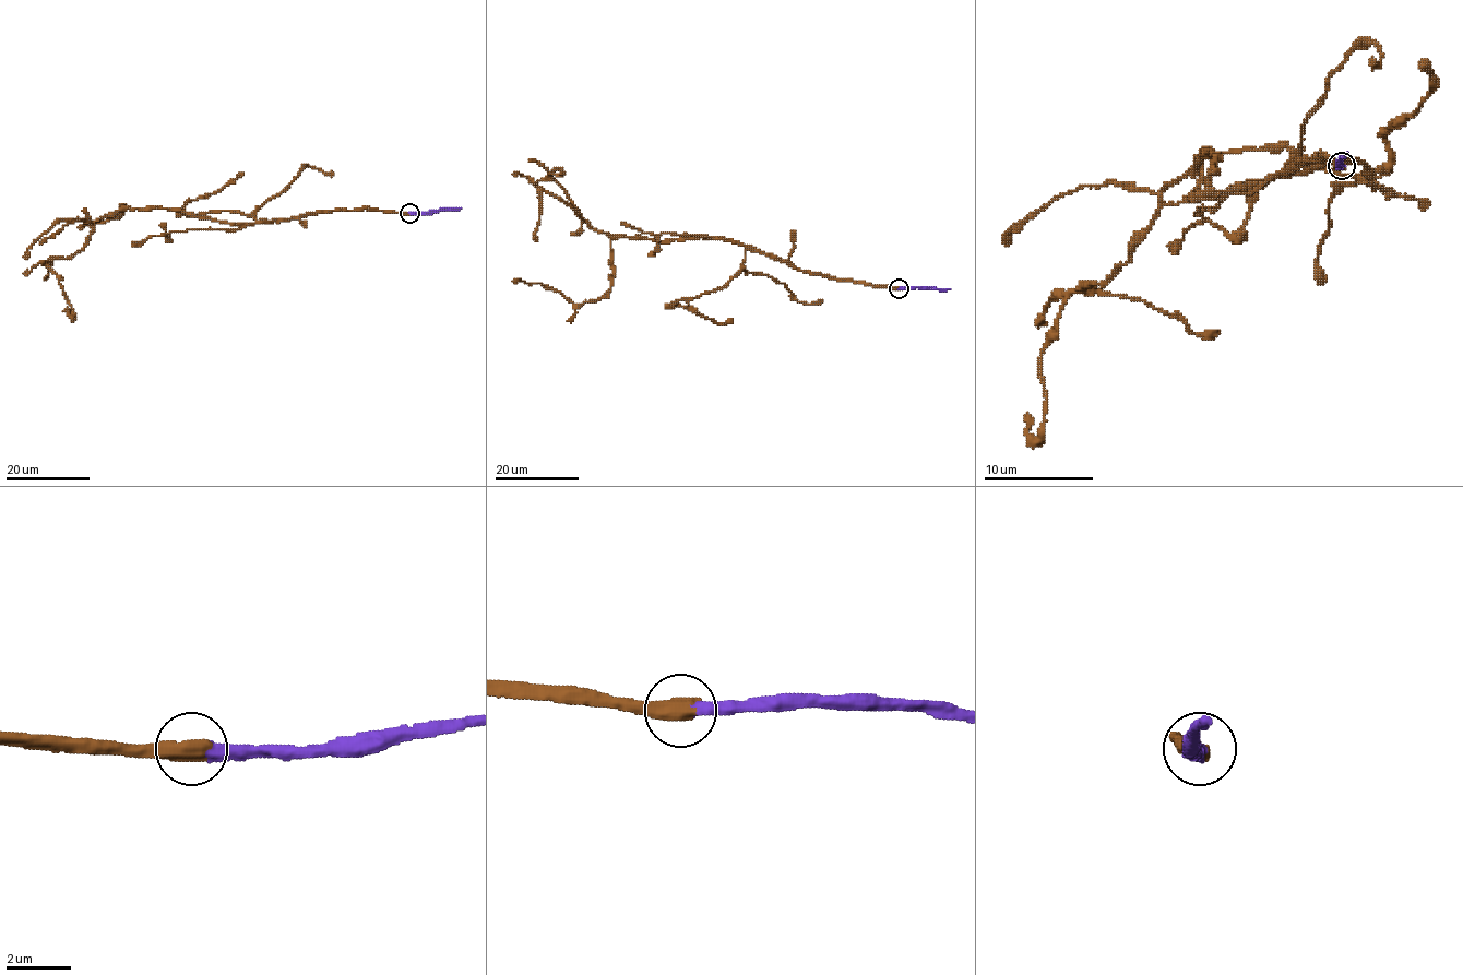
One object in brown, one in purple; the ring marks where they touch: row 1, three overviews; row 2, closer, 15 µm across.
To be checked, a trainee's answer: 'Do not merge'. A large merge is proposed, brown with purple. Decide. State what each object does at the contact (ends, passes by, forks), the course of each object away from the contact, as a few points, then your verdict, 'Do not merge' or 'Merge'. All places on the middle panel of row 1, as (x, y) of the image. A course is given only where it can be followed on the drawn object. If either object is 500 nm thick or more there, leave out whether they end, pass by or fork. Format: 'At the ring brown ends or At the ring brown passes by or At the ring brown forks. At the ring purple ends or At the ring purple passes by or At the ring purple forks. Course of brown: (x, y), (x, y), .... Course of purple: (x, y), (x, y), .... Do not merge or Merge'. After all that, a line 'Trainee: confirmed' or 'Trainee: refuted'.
Course of brown: (900, 288), (809, 274), (732, 240), (611, 237), (542, 191), (535, 182), (561, 173), (551, 169). Course of purple: (900, 288), (950, 289). Merge
Trainee: refuted

